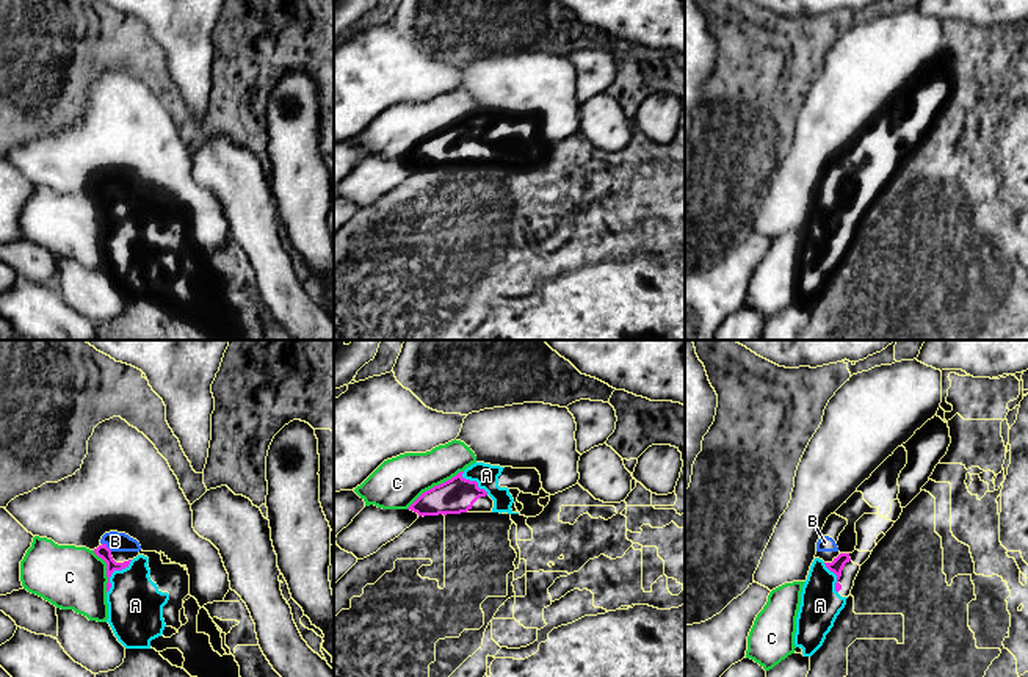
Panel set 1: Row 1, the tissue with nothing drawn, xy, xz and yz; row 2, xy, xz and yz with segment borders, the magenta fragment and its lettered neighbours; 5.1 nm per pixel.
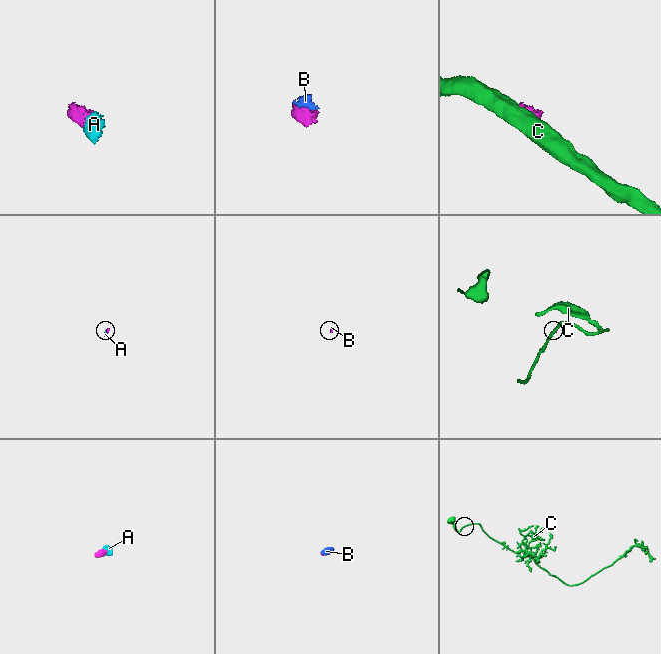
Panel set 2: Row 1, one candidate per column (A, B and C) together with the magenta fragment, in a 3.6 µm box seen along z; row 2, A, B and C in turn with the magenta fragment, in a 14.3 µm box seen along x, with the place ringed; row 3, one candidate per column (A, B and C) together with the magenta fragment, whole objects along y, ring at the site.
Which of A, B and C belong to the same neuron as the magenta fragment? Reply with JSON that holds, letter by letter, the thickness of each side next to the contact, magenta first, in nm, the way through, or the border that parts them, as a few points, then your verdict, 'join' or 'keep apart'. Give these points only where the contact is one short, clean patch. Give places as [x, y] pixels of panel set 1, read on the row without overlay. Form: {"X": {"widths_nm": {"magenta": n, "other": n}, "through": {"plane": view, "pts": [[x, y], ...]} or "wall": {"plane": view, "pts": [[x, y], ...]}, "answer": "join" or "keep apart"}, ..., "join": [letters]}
{"A": {"widths_nm": {"magenta": 70, "other": 280}, "answer": "join"}, "B": {"widths_nm": {"magenta": 70, "other": 100}, "answer": "join"}, "C": {"widths_nm": {"magenta": 180, "other": 260}, "answer": "keep apart"}, "join": ["A", "B"]}

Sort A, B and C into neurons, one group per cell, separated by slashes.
A B / C

